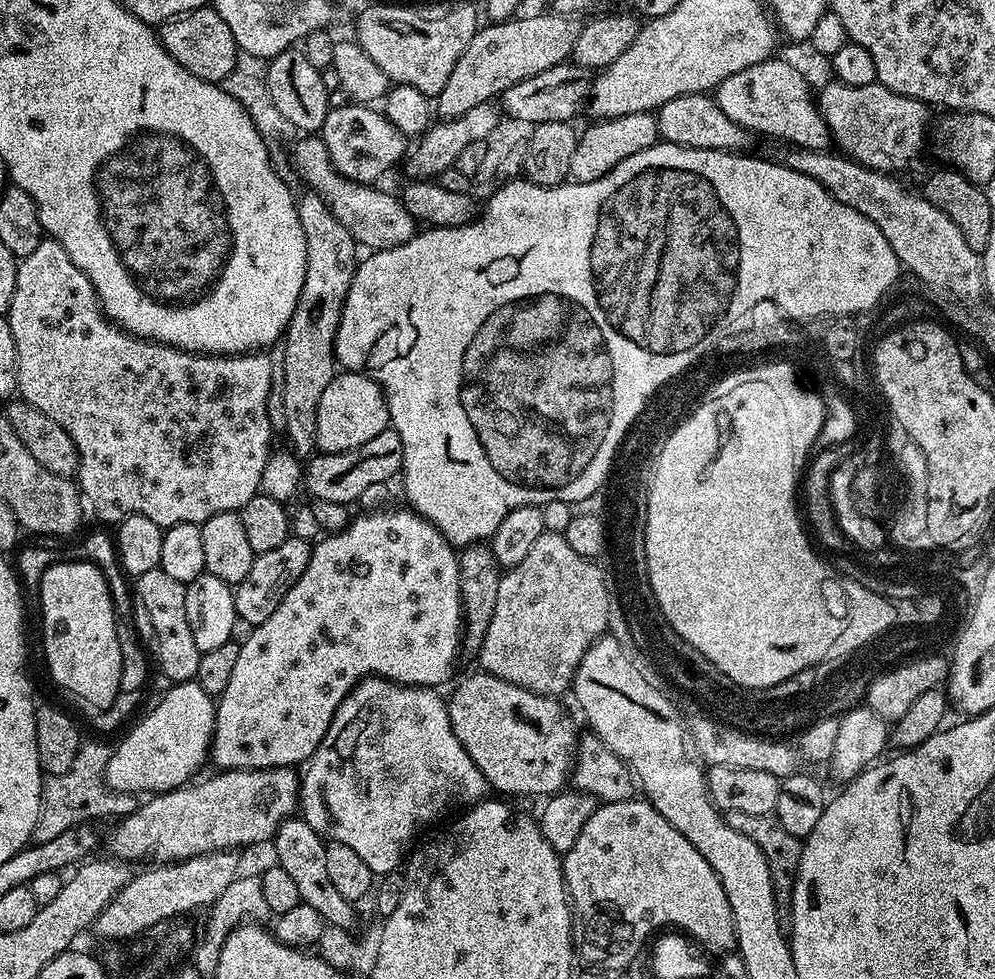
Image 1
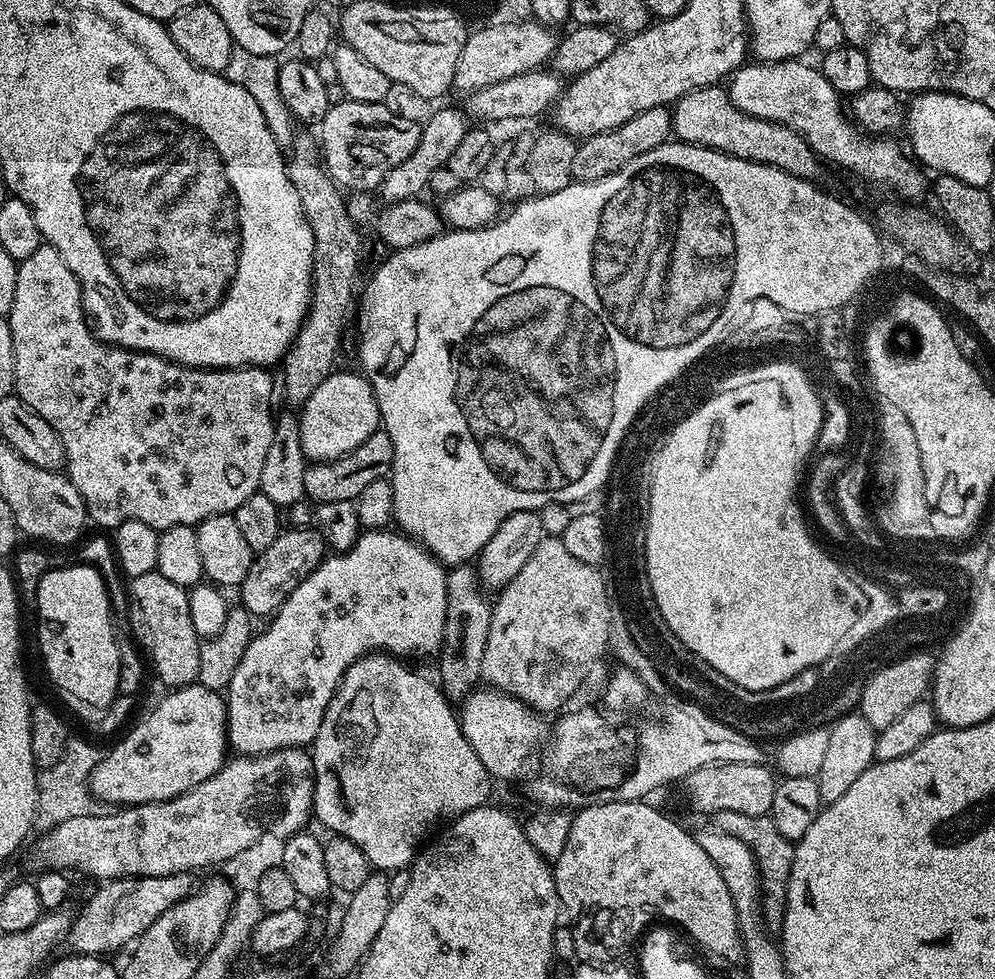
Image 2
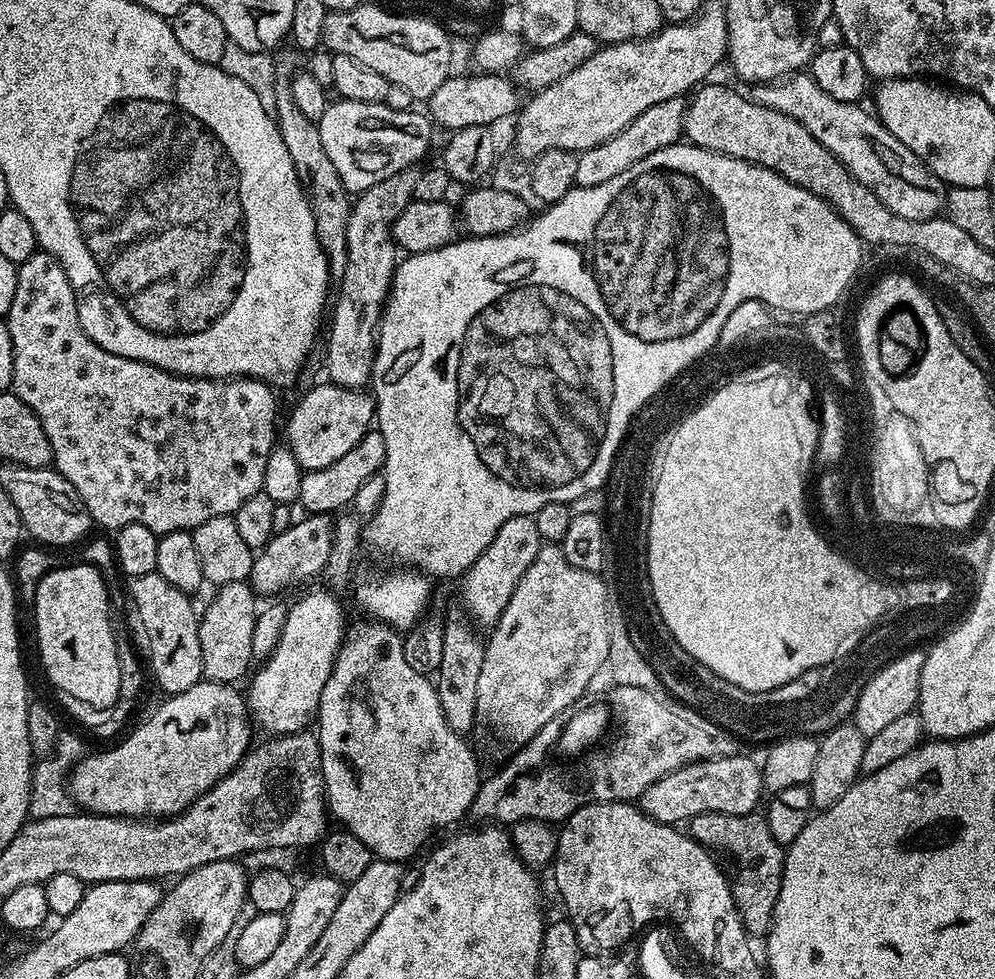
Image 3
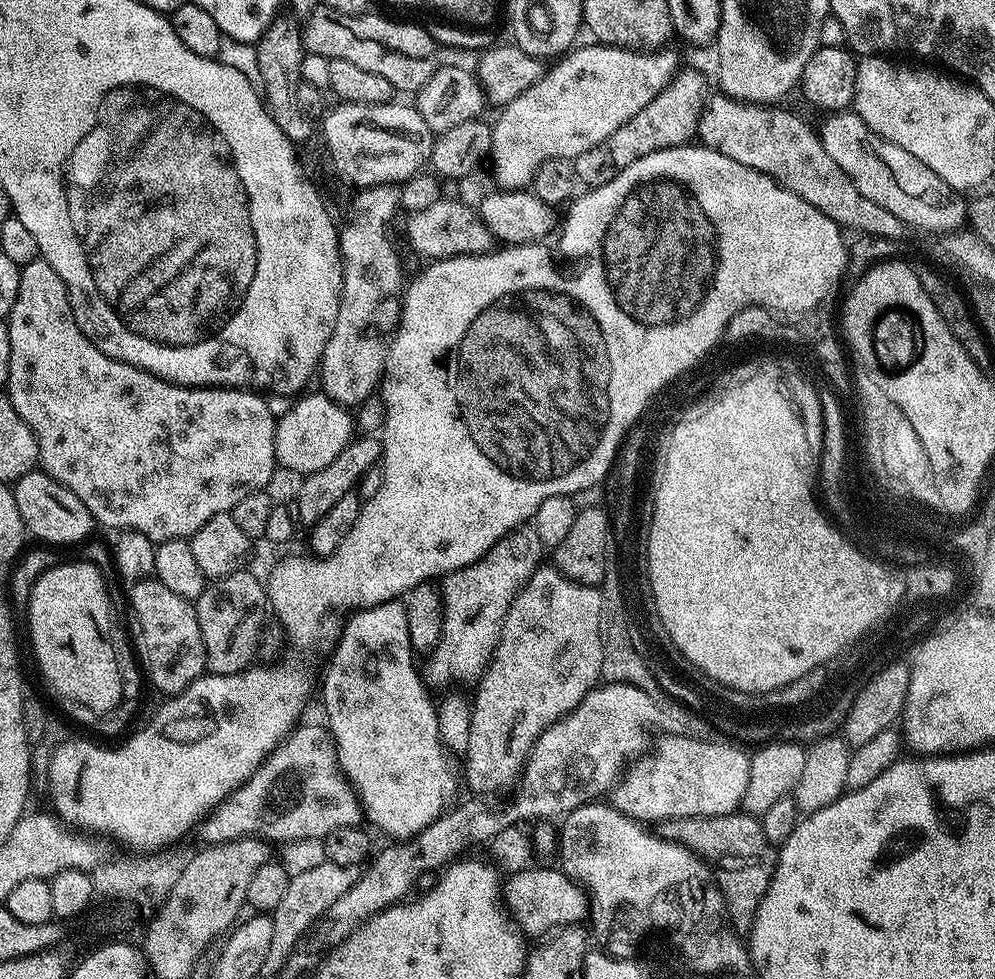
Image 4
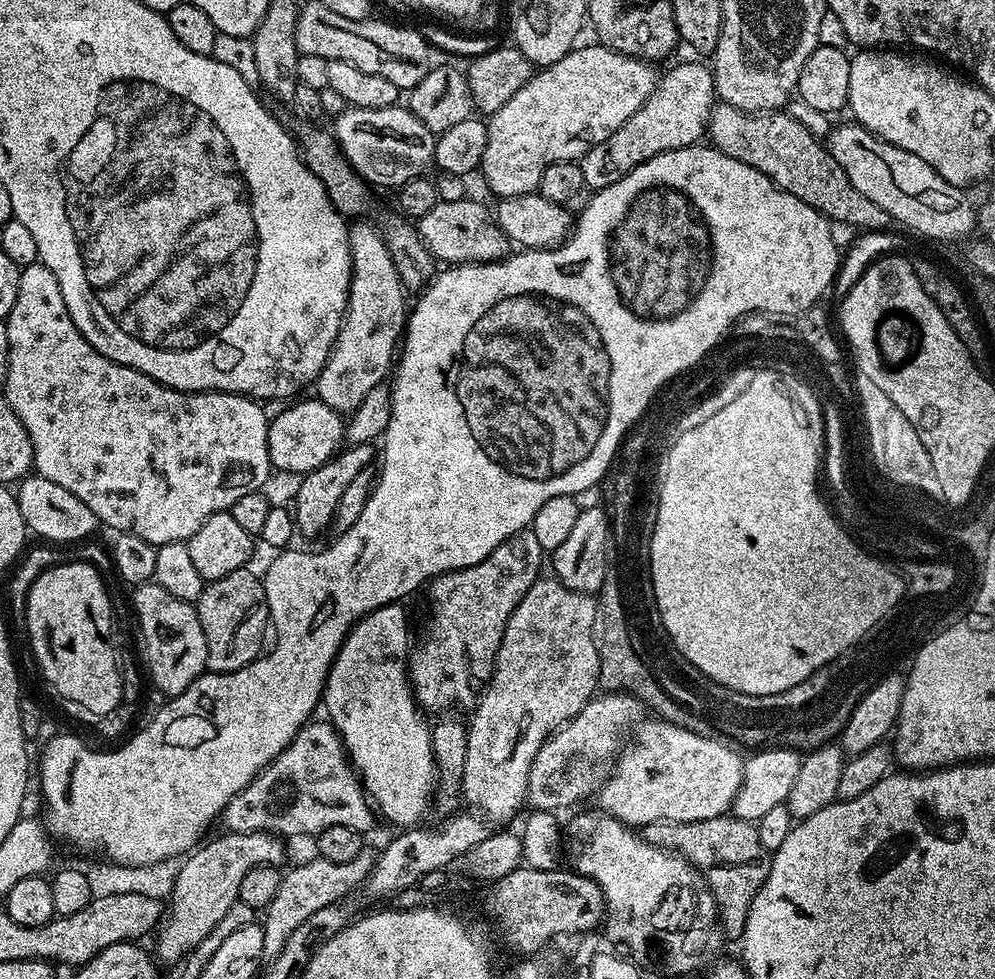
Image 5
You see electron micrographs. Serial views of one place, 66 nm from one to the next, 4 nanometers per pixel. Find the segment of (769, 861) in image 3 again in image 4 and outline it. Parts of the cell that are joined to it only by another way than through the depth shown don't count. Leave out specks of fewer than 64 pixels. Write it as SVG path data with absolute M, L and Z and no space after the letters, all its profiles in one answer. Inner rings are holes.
M737 810L728 816L683 816L659 825L659 835L674 840L695 852L716 877L732 927L741 938L747 937L754 926L758 906L776 875L777 849L768 841L760 820Z

